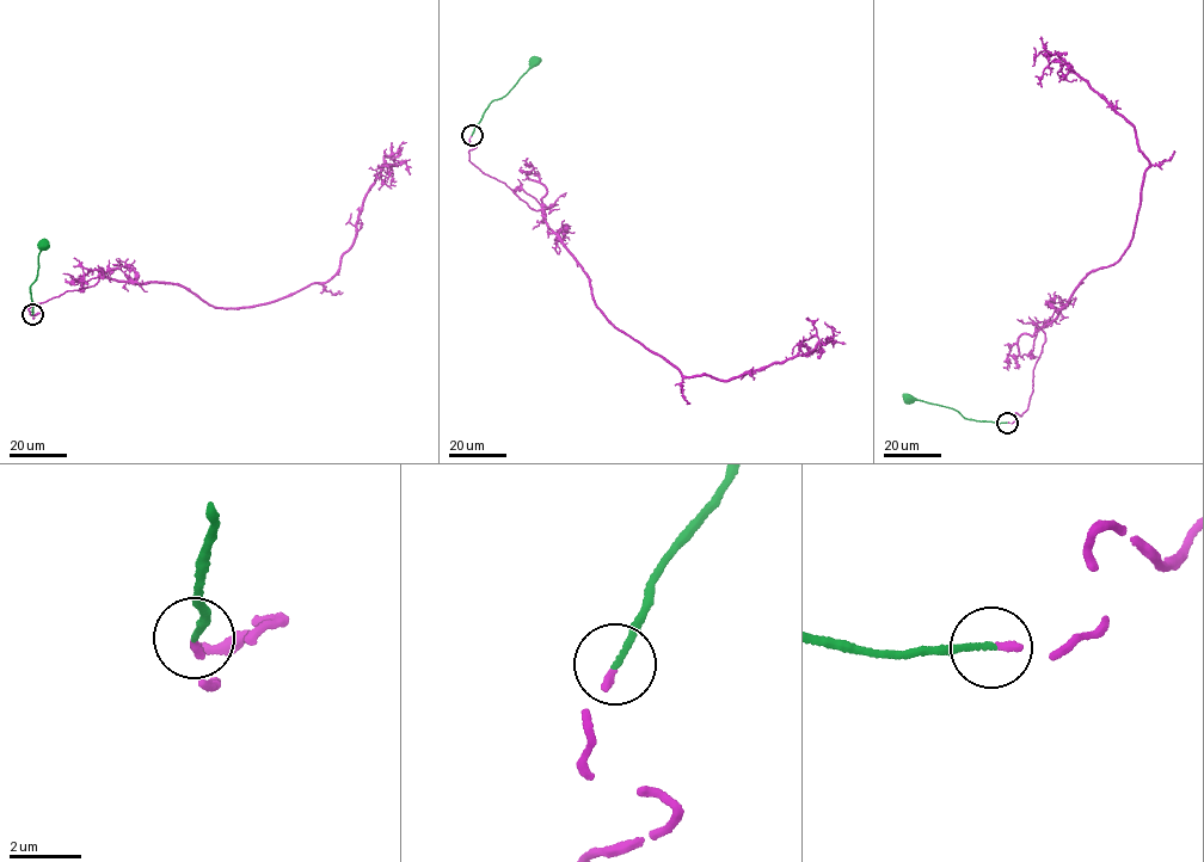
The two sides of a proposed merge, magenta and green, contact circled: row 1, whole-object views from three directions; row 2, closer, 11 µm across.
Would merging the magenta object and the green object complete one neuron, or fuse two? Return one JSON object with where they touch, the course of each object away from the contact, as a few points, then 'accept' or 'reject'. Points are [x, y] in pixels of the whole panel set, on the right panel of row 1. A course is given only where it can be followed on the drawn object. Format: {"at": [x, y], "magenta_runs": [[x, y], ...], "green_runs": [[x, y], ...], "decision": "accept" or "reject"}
{"at": [1007, 423], "magenta_runs": [[1007, 423], [1029, 406], [1042, 327], [1130, 245], [1149, 165], [1130, 122], [1058, 55], [1048, 63]], "green_runs": [[1007, 423], [969, 419], [950, 407], [908, 398]], "decision": "accept"}

